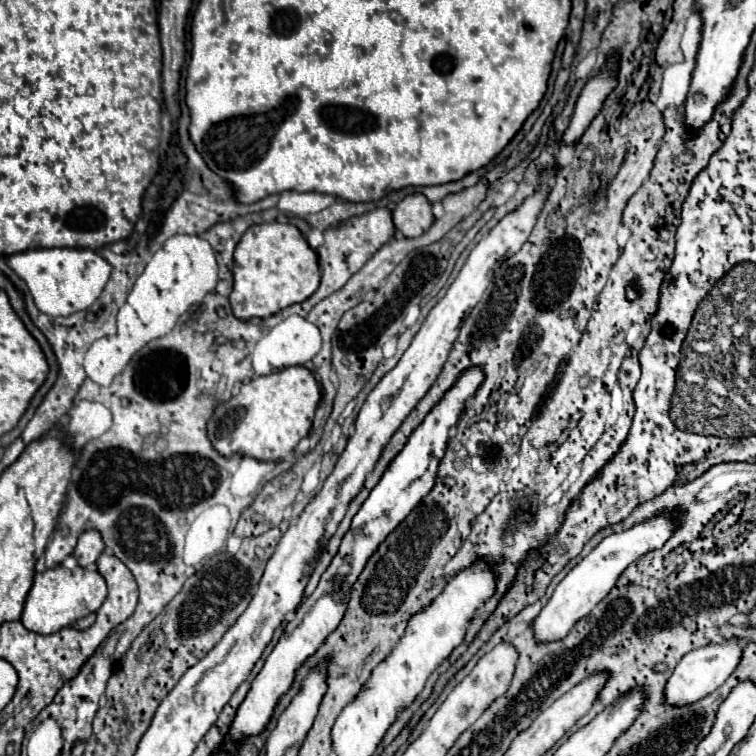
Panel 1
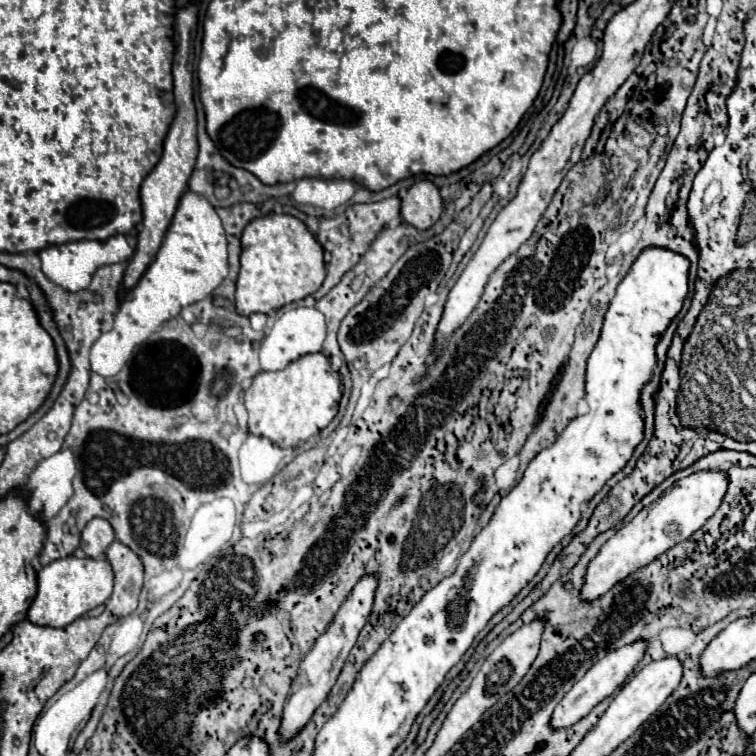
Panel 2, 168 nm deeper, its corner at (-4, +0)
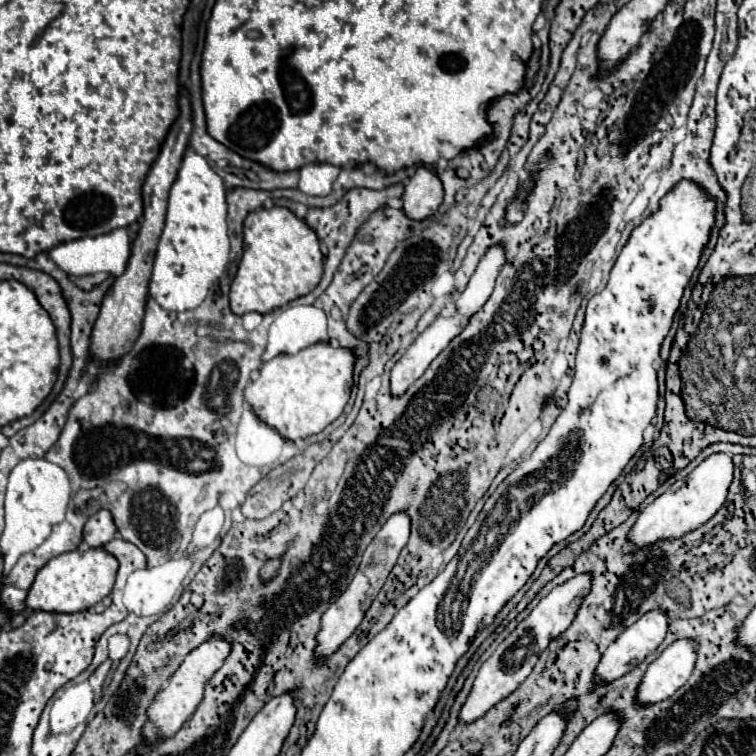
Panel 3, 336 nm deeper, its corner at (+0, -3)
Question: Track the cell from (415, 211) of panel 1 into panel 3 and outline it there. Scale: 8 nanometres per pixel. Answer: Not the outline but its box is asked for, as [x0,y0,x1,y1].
[402,166,444,220]

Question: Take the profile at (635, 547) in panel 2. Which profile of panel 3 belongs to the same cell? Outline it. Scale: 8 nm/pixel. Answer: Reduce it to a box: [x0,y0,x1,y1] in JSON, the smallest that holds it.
[628,452,734,548]

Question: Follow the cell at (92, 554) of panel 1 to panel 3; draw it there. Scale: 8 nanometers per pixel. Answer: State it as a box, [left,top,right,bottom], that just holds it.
[84,510,116,548]

